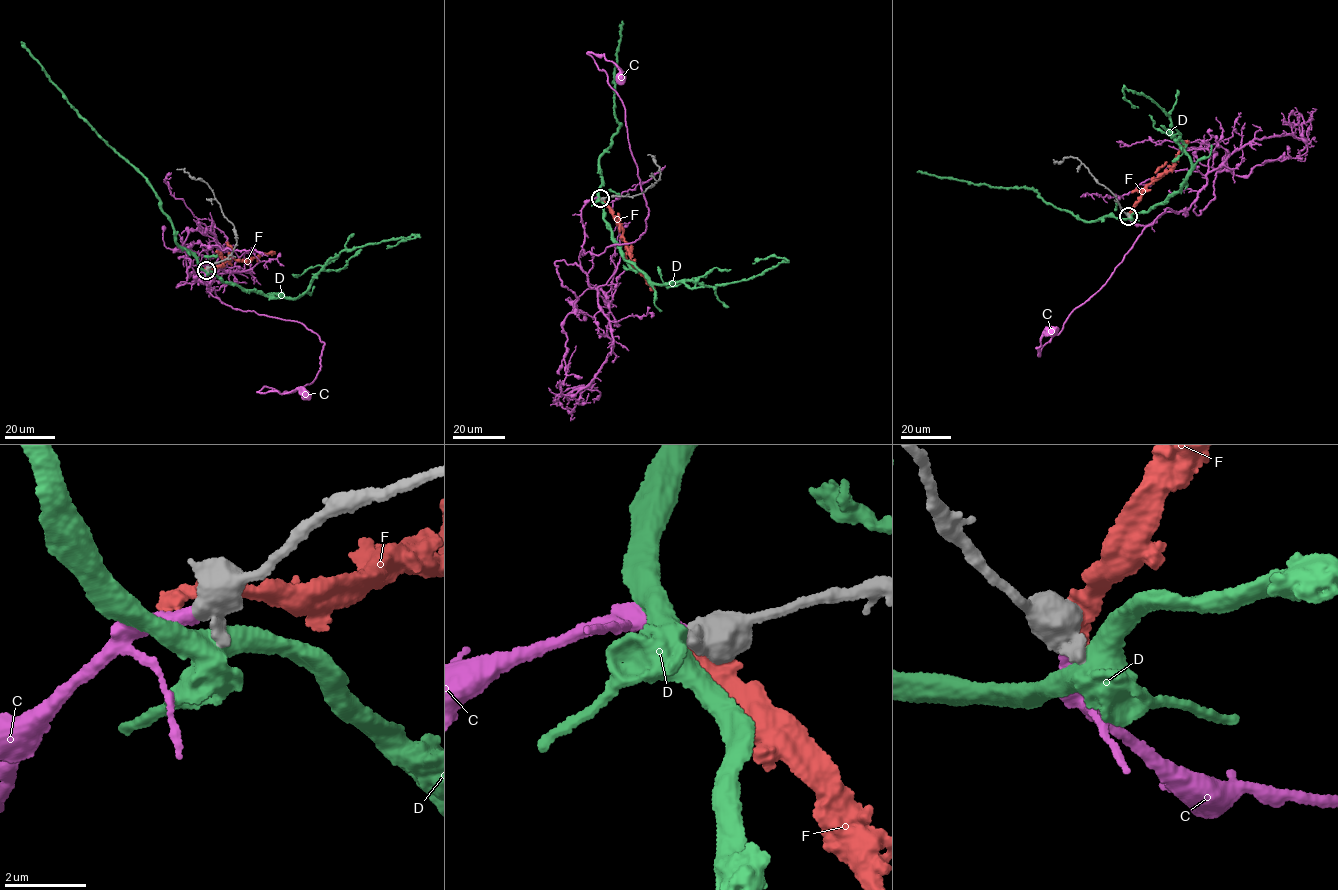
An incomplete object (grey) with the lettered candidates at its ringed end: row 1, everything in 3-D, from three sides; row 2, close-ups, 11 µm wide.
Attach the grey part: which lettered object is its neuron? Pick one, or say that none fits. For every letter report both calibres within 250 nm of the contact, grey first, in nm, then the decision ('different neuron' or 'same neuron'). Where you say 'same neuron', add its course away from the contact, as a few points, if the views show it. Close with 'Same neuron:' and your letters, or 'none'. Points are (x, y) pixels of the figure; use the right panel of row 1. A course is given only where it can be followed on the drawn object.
C: 500 nm thick on the grey side, 400 nm on the other; same neuron; it runs (1129, 216), (1146, 225), (1166, 212), (1187, 214), (1168, 207), (1145, 227), (1038, 354), (1043, 333), (1055, 329)
D: 500 nm thick on the grey side, 500 nm on the other; different neuron
F: 600 nm thick on the grey side, 440 nm on the other; different neuron
Same neuron: C

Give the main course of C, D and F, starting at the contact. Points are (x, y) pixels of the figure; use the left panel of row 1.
C: (206, 270), (194, 281), (224, 303), (296, 320), (324, 343), (313, 381), (259, 392), (311, 397)
D: (207, 271), (174, 241), (169, 219), (146, 178), (98, 136), (21, 41)
F: (207, 268), (217, 268), (231, 259), (245, 262), (263, 253), (275, 253)

